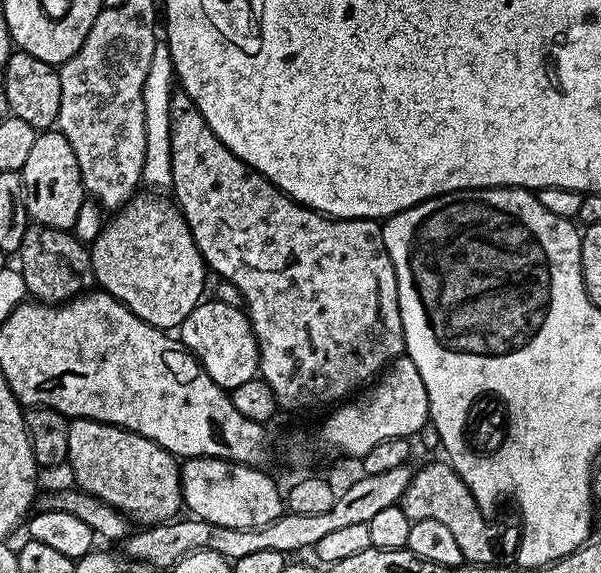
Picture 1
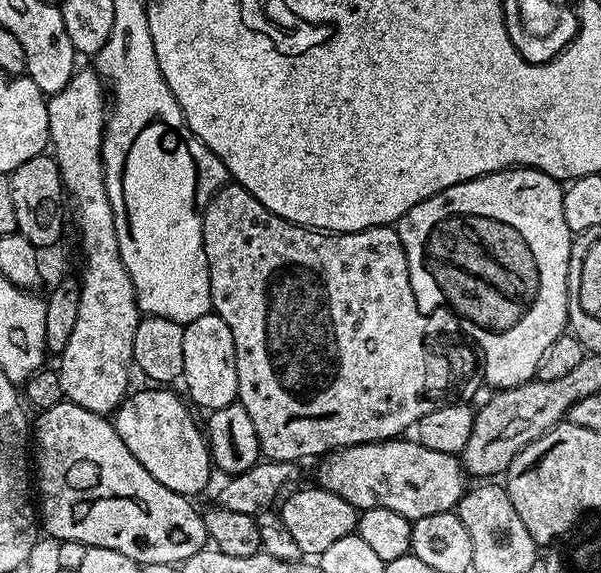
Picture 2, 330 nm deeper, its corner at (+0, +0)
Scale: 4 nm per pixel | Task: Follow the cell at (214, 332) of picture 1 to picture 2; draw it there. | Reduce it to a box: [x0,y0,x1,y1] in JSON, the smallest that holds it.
[182,314,238,410]

